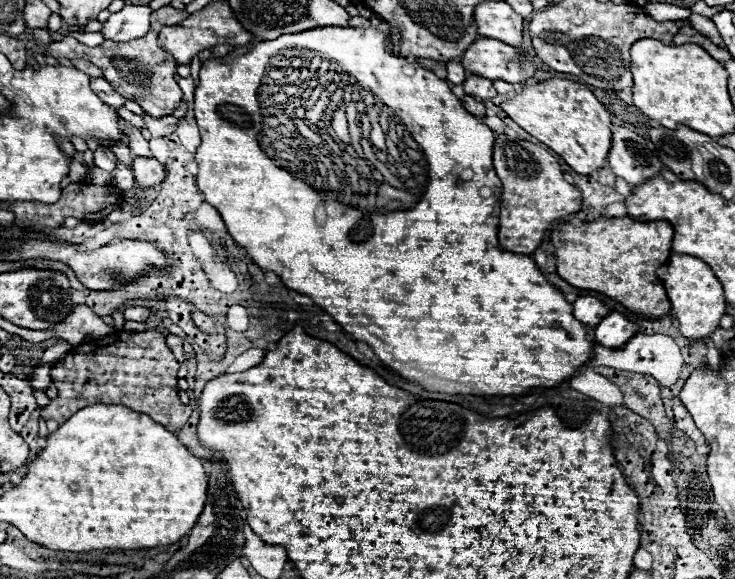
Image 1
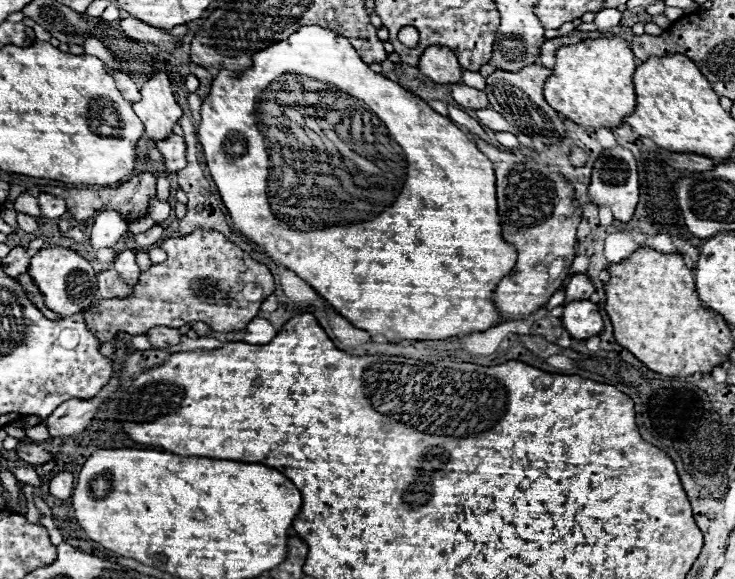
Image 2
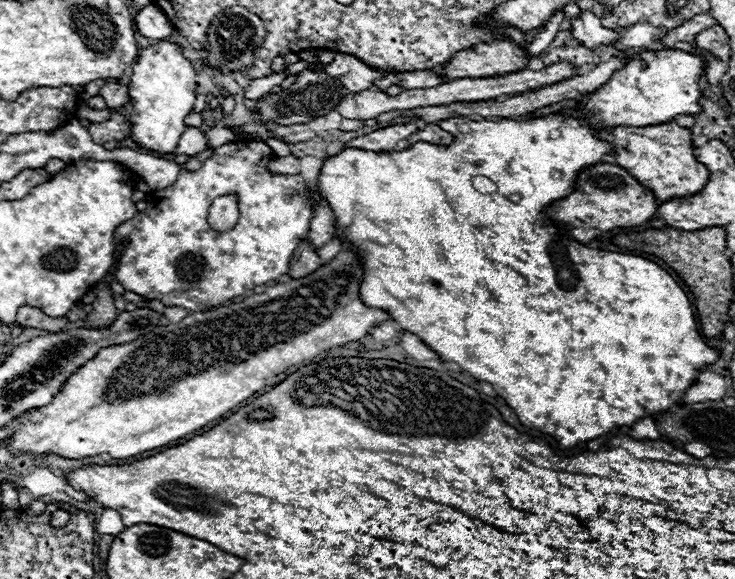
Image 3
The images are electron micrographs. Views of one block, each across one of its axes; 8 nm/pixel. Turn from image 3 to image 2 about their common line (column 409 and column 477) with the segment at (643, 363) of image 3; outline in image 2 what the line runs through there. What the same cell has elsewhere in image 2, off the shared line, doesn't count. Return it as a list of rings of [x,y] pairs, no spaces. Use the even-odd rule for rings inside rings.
[[[304,26],[298,32],[294,32],[290,38],[270,46],[268,50],[256,52],[252,56],[252,68],[244,74],[234,74],[228,70],[220,70],[218,76],[212,82],[210,94],[202,102],[202,120],[197,127],[198,140],[204,148],[206,166],[218,186],[218,192],[222,196],[224,206],[230,212],[230,218],[234,226],[254,244],[262,246],[264,252],[280,262],[284,268],[296,272],[304,282],[308,282],[340,316],[348,318],[356,328],[368,330],[372,336],[384,336],[384,338],[406,338],[406,340],[446,340],[452,336],[472,334],[472,332],[484,332],[496,324],[500,324],[500,316],[492,302],[492,292],[498,286],[498,282],[510,272],[510,268],[516,262],[516,252],[512,246],[504,244],[500,220],[496,214],[496,186],[494,186],[494,170],[492,162],[476,148],[476,144],[446,116],[436,114],[426,102],[422,102],[418,96],[402,88],[400,84],[388,80],[382,74],[376,74],[370,70],[368,64],[362,62],[358,52],[352,48],[352,44],[338,36],[336,32],[330,32],[328,28],[320,26]],[[284,74],[302,74],[312,80],[332,84],[340,88],[342,92],[356,98],[358,108],[364,108],[364,104],[370,106],[370,110],[376,116],[340,116],[338,124],[332,124],[338,136],[312,136],[312,116],[270,116],[272,114],[272,94],[278,90],[278,78]],[[268,144],[270,144],[270,170],[266,168],[268,158]],[[346,146],[354,154],[342,154],[340,150]],[[310,190],[330,190],[330,198],[312,196]],[[350,224],[350,226],[346,226]]]

